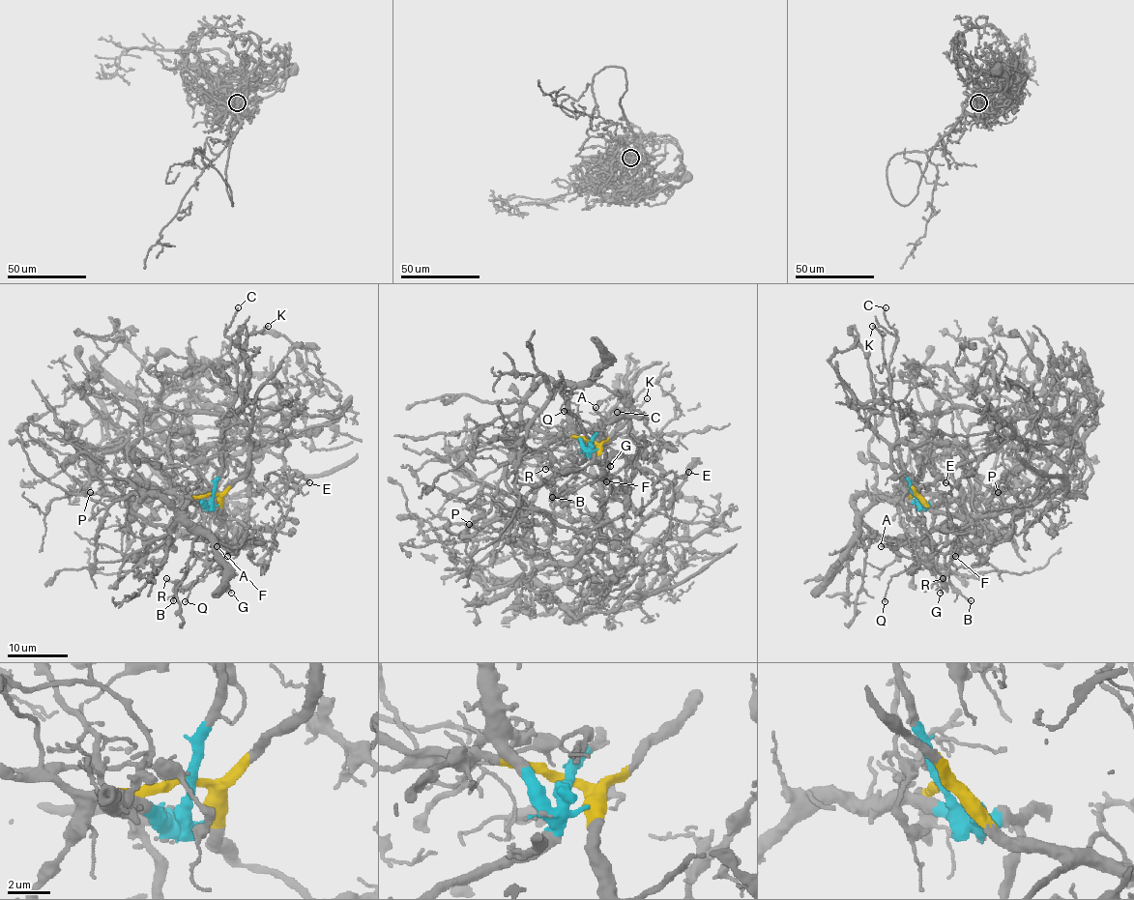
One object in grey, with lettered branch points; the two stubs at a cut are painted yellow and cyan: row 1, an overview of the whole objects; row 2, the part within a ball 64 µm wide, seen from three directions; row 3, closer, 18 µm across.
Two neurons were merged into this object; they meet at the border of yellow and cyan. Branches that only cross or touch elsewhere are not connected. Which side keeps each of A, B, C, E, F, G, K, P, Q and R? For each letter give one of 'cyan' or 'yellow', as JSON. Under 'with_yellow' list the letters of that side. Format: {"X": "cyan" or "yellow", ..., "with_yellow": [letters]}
{"A": "yellow", "B": "yellow", "C": "cyan", "E": "yellow", "F": "yellow", "G": "yellow", "K": "cyan", "P": "cyan", "Q": "cyan", "R": "yellow", "with_yellow": ["A", "B", "E", "F", "G", "R"]}

